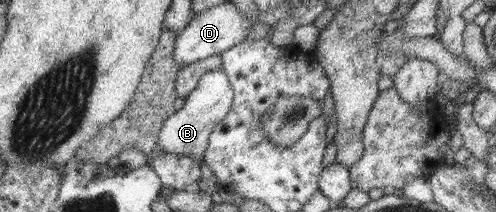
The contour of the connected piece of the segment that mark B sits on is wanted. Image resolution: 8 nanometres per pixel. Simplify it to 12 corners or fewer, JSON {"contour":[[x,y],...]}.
{"contour":[[206,72],[159,132],[157,154],[202,160],[234,90]]}

